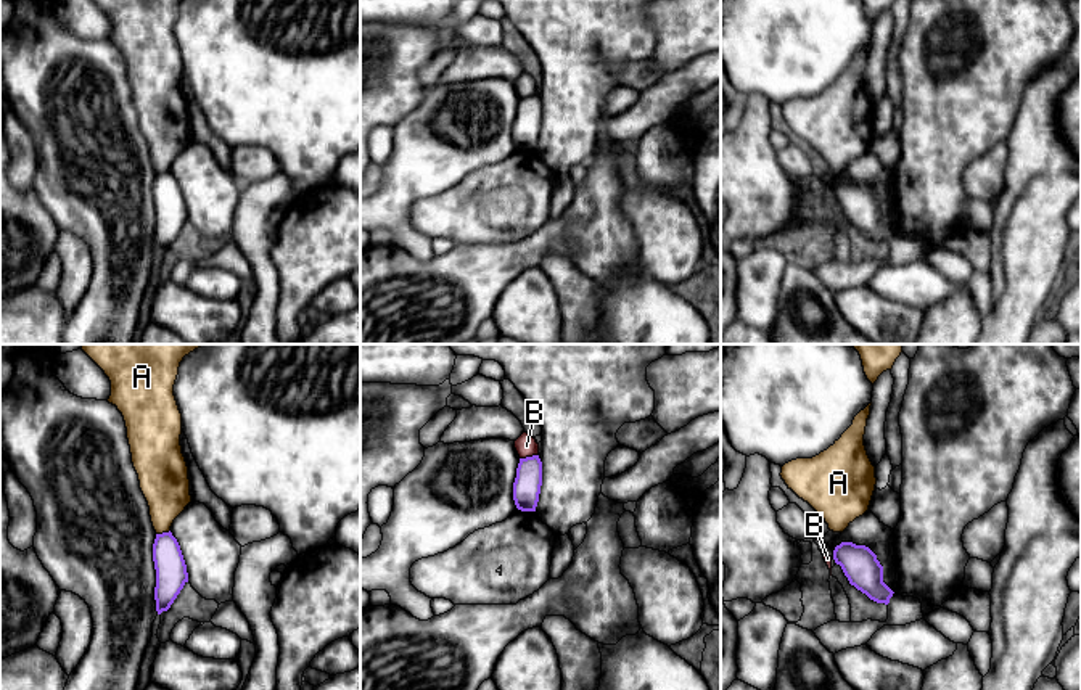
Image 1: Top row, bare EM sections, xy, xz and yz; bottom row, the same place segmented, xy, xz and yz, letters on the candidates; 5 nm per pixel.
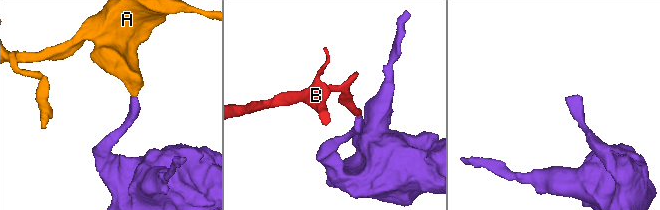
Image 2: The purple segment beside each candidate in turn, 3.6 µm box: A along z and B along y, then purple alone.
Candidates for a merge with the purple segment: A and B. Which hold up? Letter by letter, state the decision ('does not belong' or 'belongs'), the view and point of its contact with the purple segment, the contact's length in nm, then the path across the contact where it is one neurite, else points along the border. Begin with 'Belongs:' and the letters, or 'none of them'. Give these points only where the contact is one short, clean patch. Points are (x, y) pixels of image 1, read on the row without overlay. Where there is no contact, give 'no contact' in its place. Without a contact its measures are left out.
Belongs: none of them
A: does not belong | xy (163, 172) | 80 nm | along xy (169, 169), (156, 174)
B: does not belong | xz (528, 97) | 90 nm | along xz (536, 94), (520, 98)

